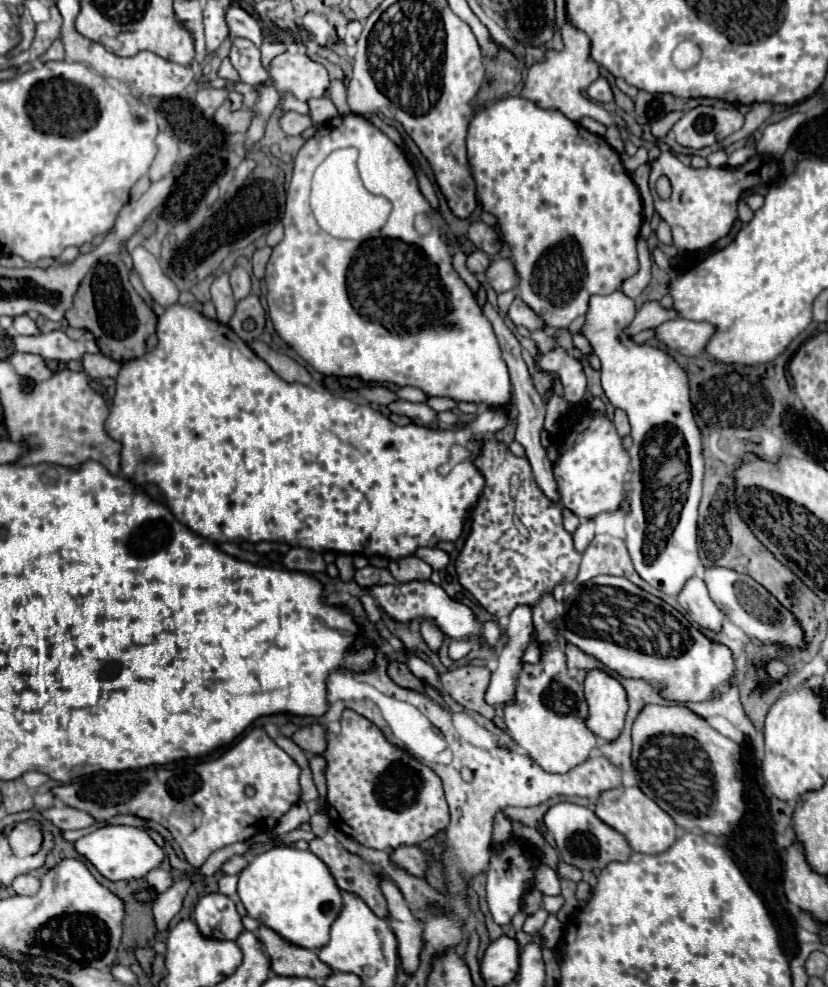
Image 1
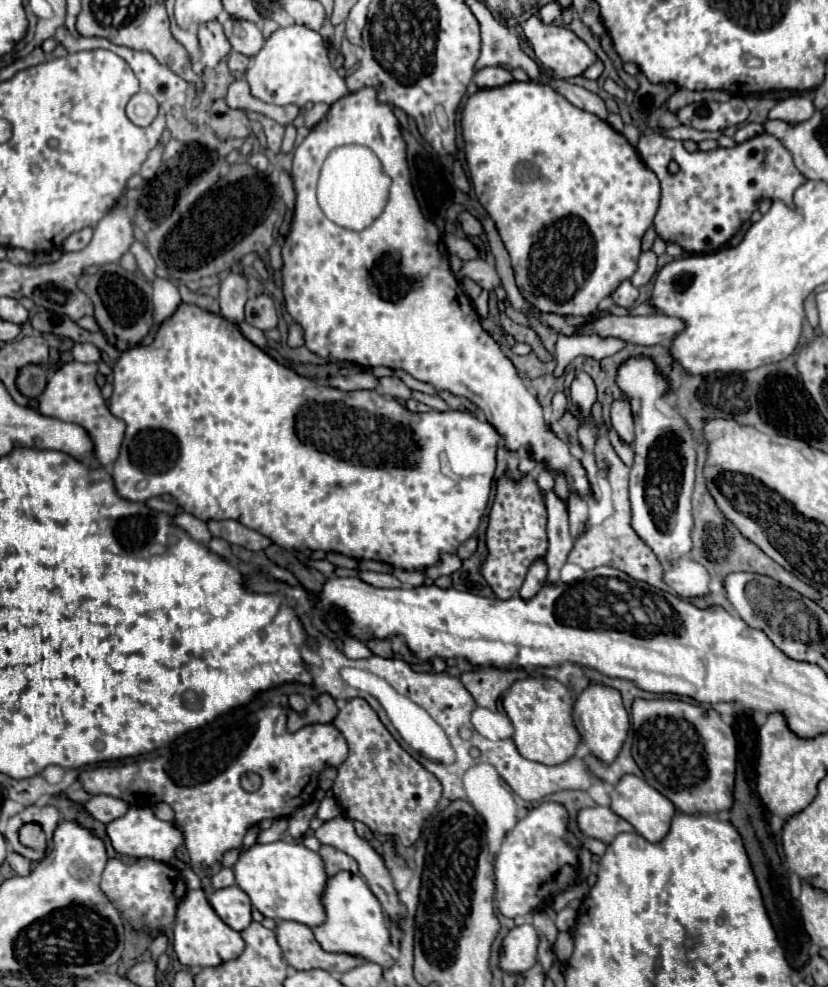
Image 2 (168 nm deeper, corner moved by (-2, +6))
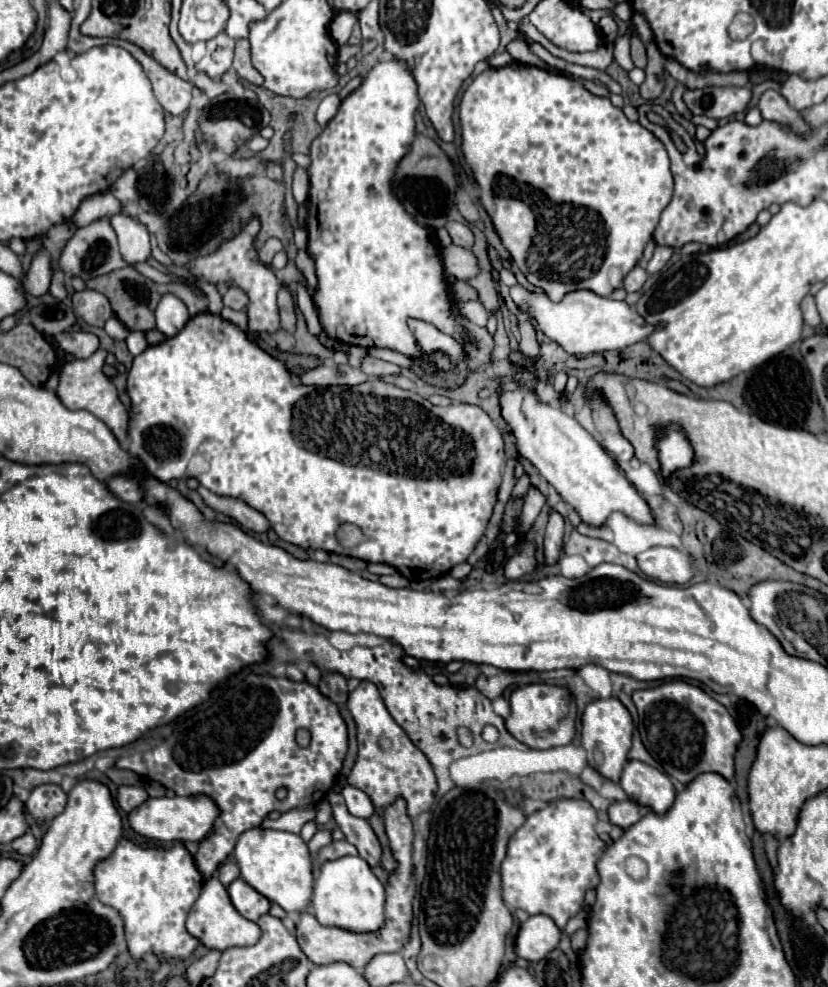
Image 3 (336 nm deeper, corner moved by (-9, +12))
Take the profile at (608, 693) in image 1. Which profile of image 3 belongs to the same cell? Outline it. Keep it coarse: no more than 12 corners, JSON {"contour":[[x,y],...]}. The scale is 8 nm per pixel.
{"contour":[[597,698],[581,718],[587,762],[617,782],[633,720],[617,700]]}

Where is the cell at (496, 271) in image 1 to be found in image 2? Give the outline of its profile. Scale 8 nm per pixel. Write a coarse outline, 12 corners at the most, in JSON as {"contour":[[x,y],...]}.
{"contour":[[466,260],[454,276],[472,278],[484,290],[500,284],[496,268],[486,260]]}

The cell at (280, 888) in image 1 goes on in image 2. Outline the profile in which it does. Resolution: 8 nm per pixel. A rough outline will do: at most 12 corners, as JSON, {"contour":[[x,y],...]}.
{"contour":[[300,842],[240,850],[236,884],[266,918],[310,928],[322,858]]}

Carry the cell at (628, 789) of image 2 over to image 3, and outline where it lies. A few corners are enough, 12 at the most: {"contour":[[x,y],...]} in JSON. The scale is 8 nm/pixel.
{"contour":[[627,762],[619,784],[633,802],[665,814],[677,794],[667,774]]}

